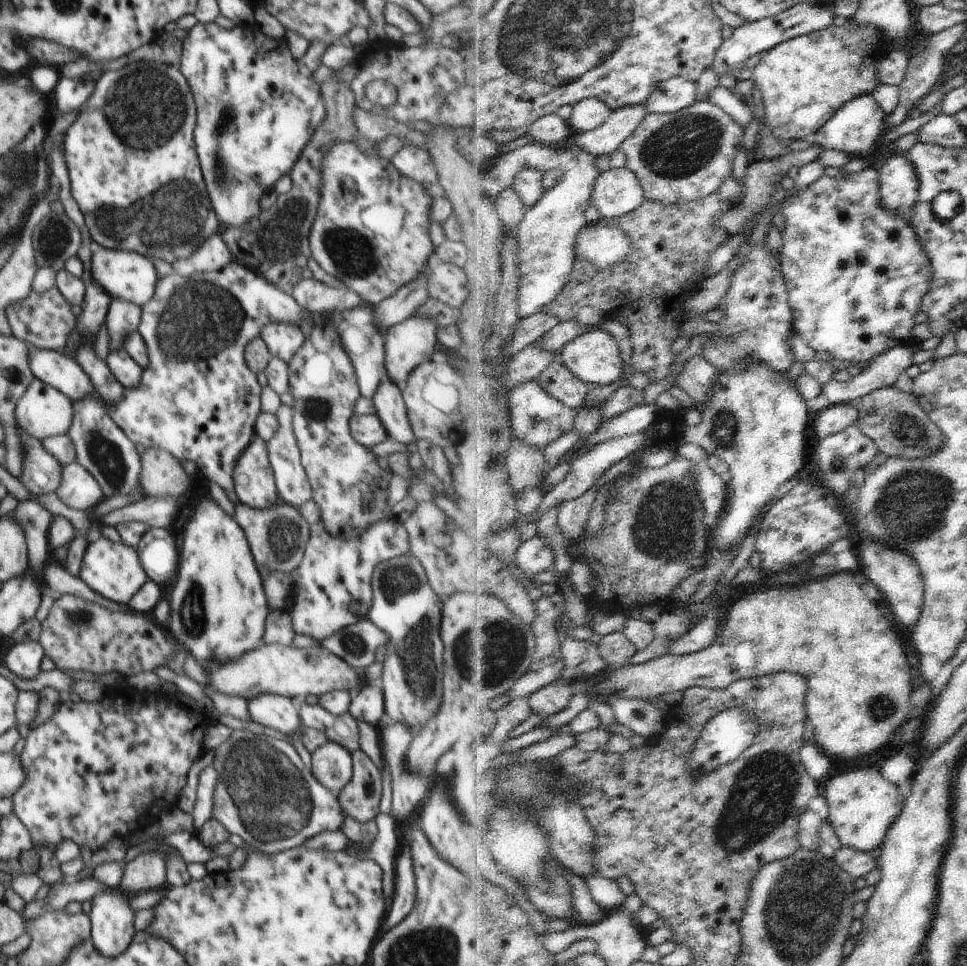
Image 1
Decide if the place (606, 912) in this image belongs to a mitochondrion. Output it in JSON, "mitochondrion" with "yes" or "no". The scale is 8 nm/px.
{"mitochondrion":"no"}

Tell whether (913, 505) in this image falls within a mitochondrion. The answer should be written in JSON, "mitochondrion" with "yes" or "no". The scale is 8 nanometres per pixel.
{"mitochondrion":"yes"}

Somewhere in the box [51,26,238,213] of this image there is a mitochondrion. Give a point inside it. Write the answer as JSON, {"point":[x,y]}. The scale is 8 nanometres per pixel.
{"point":[163,109]}

